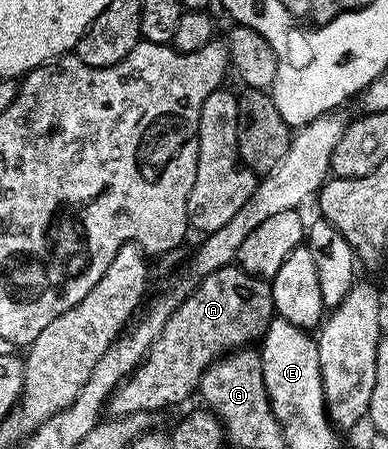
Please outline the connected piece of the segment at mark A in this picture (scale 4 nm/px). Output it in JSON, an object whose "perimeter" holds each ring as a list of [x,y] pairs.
{"perimeter":[[[238,265],[222,267],[198,280],[165,323],[161,337],[153,343],[146,359],[109,400],[112,416],[138,411],[158,413],[183,403],[198,388],[199,378],[210,363],[224,355],[262,340],[275,315],[275,302],[268,280],[245,273]]]}

